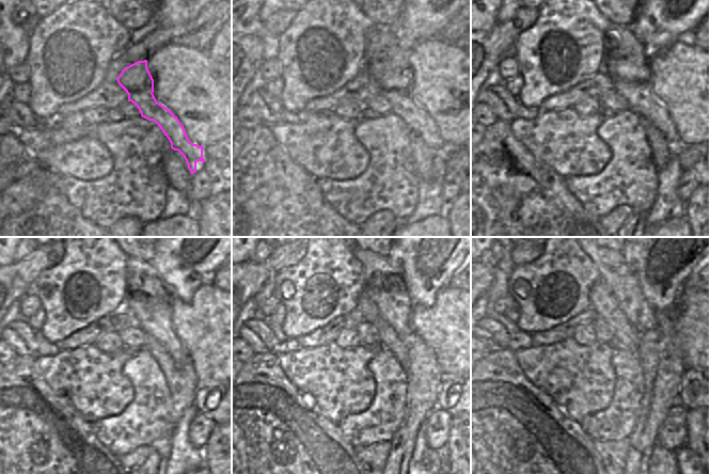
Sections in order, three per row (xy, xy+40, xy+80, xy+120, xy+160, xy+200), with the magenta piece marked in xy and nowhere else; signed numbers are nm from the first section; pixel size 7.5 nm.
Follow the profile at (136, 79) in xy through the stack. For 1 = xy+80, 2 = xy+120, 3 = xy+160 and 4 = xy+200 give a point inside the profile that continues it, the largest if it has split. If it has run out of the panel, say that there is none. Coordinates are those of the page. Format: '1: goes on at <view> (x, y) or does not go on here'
1: goes on at xy+80 (626, 60)
2: goes on at xy+120 (147, 300)
3: goes on at xy+160 (384, 287)
4: goes on at xy+200 (613, 269)

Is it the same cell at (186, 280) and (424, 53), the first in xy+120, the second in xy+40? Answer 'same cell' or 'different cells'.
different cells

